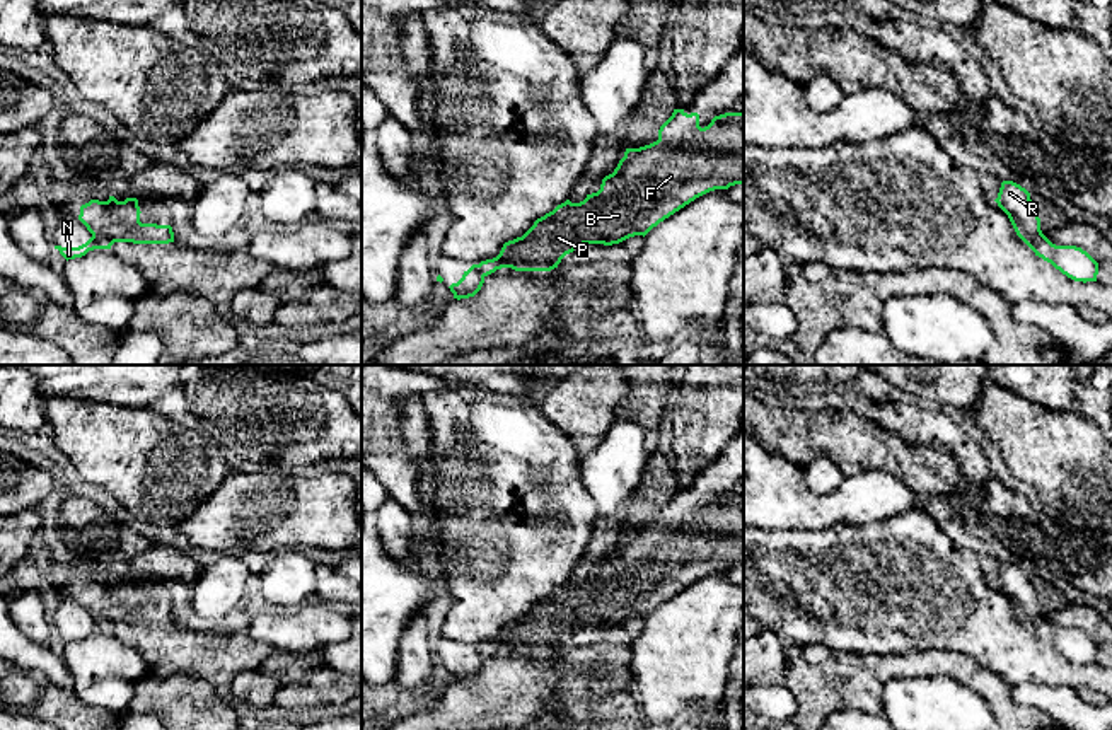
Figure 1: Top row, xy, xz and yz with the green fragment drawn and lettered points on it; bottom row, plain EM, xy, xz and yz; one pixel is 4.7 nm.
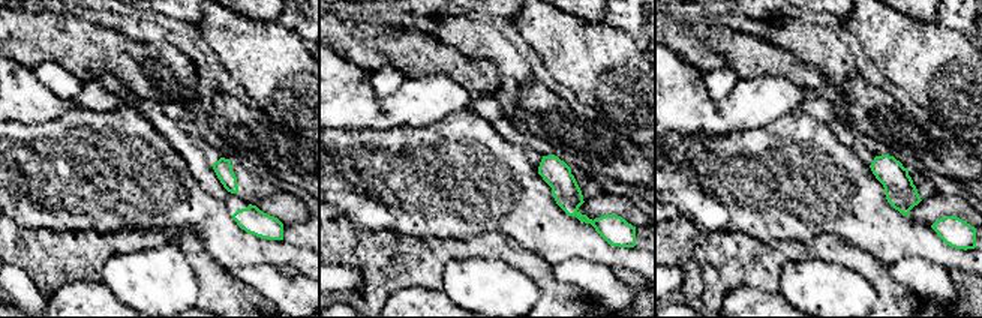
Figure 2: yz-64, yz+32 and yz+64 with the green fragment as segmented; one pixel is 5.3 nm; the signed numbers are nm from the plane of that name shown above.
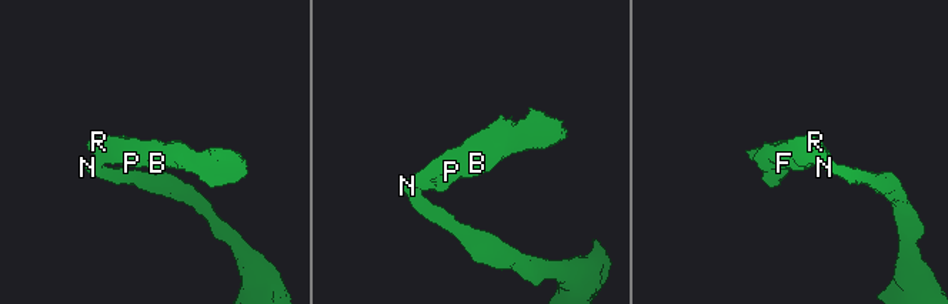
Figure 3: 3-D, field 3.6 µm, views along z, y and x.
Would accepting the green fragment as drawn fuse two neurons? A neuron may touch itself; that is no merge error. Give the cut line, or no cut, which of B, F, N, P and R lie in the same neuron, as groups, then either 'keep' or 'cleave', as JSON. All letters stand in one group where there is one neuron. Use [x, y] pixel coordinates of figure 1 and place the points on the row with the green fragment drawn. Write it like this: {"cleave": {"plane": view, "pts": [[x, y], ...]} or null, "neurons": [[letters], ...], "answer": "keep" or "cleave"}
{"cleave": {"plane": "yz", "pts": [[1041, 232], [1029, 246]]}, "neurons": [["B", "F", "P", "R"], ["N"]], "answer": "cleave"}

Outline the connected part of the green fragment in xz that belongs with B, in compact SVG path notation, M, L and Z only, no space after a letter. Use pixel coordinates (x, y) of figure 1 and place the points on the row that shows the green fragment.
M674 109L660 126L658 140L640 148L626 148L624 157L614 172L602 179L597 193L587 194L580 203L566 200L558 205L537 218L522 237L505 242L496 258L476 266L483 276L501 268L551 271L583 244L612 246L634 235L645 237L696 198L735 184L744 184L744 113L715 116L708 126L701 128L698 113Z

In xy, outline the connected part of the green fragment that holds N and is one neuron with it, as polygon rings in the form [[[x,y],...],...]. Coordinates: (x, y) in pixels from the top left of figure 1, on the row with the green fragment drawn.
[[[92,235],[85,244],[82,244],[78,247],[61,247],[61,246],[55,246],[55,249],[58,249],[60,254],[68,261],[68,259],[82,258],[89,251],[97,249],[97,244],[96,244],[96,239]]]

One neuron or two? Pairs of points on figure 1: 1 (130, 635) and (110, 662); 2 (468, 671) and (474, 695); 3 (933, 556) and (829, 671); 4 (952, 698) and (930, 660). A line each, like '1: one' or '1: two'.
1: two
2: two
3: two
4: two

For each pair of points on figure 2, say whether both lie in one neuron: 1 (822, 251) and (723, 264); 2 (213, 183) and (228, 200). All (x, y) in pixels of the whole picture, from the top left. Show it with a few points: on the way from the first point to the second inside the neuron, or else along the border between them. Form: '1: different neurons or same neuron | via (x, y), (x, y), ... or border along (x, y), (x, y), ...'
1: same neuron | via (798, 251), (781, 251), (762, 261), (747, 261)
2: same neuron | via (216, 188), (224, 195)

